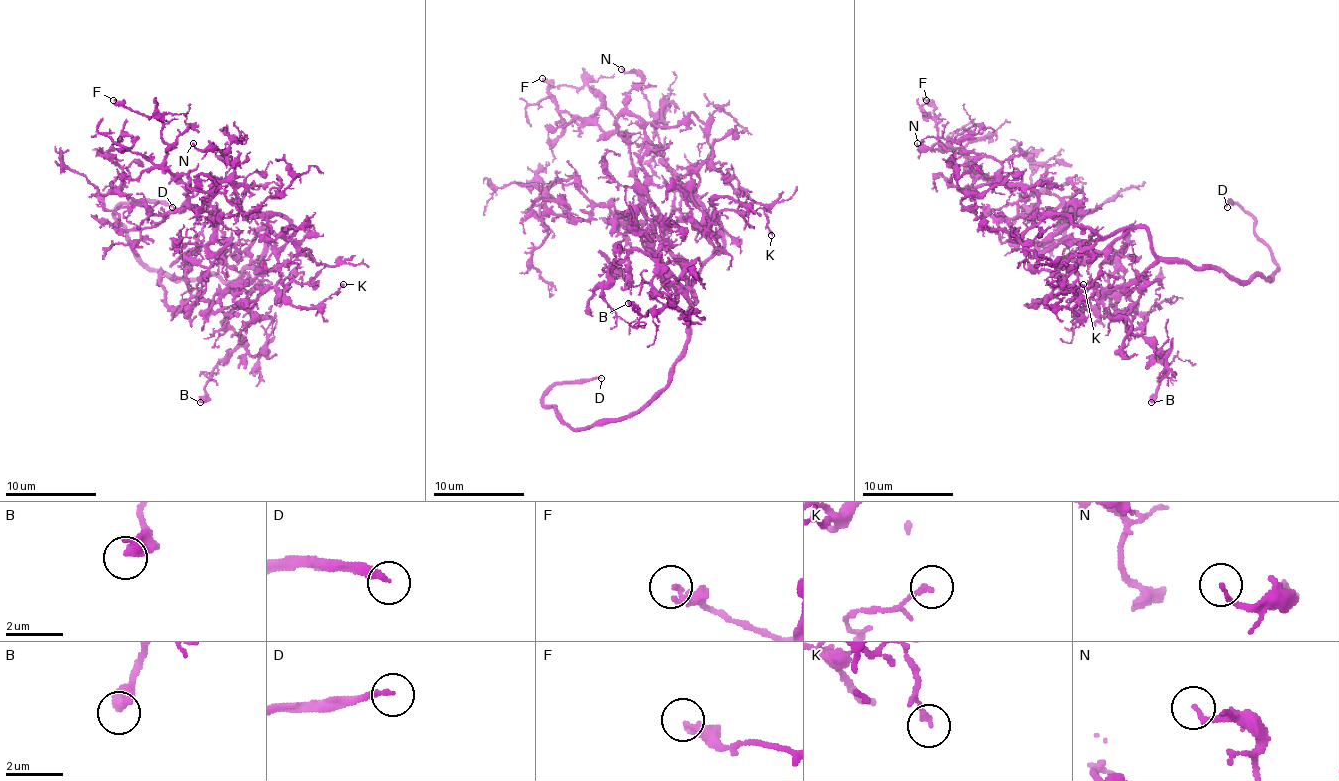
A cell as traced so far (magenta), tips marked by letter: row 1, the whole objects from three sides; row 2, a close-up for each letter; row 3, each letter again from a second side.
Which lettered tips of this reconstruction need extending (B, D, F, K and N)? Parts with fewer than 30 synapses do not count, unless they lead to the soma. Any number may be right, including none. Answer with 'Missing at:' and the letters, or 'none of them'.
Missing at: B, D

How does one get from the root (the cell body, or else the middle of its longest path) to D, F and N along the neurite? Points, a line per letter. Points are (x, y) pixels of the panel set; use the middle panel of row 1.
D: (701, 267), (685, 355), (653, 398), (619, 419), (583, 428), (571, 428), (544, 403), (555, 385), (601, 378)
F: (701, 267), (721, 230), (669, 189), (674, 169), (644, 126), (624, 114), (605, 132), (587, 85), (542, 78)
N: (701, 267), (724, 244), (721, 230), (696, 203), (669, 189), (674, 169), (660, 151), (642, 80), (621, 69)

